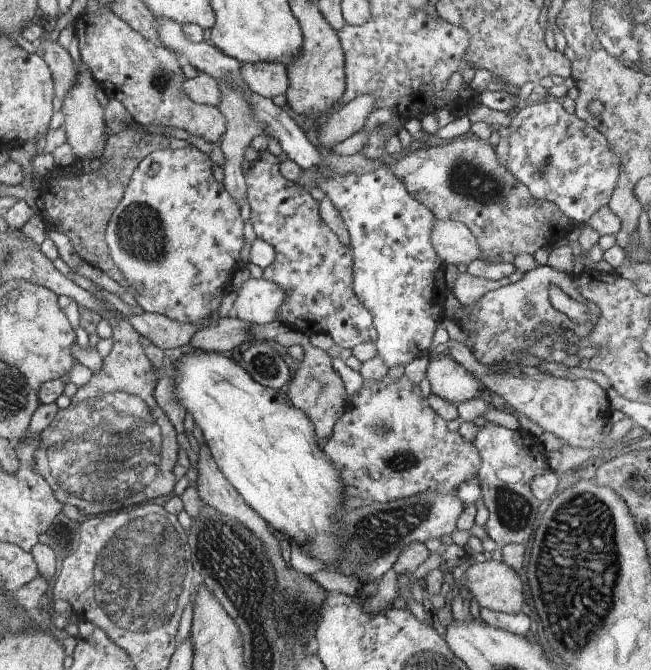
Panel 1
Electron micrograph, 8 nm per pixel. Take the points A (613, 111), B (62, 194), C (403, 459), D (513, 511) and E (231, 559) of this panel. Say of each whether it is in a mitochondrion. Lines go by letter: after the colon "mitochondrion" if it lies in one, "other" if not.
A: other
B: other
C: mitochondrion
D: mitochondrion
E: mitochondrion

